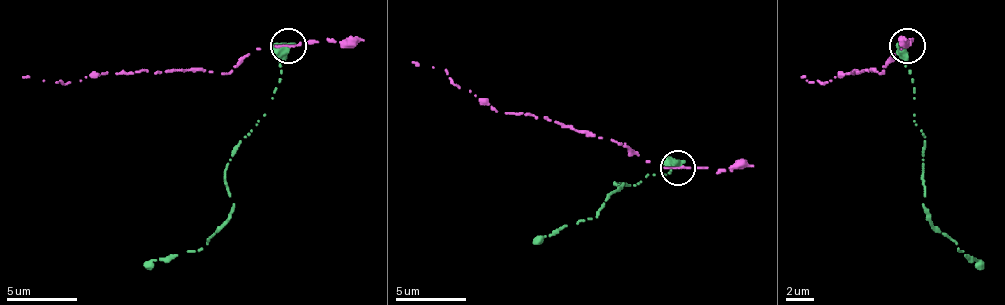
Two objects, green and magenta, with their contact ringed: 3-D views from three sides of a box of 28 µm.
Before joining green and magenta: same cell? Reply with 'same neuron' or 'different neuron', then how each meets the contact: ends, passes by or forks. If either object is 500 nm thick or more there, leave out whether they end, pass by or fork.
different neuron

